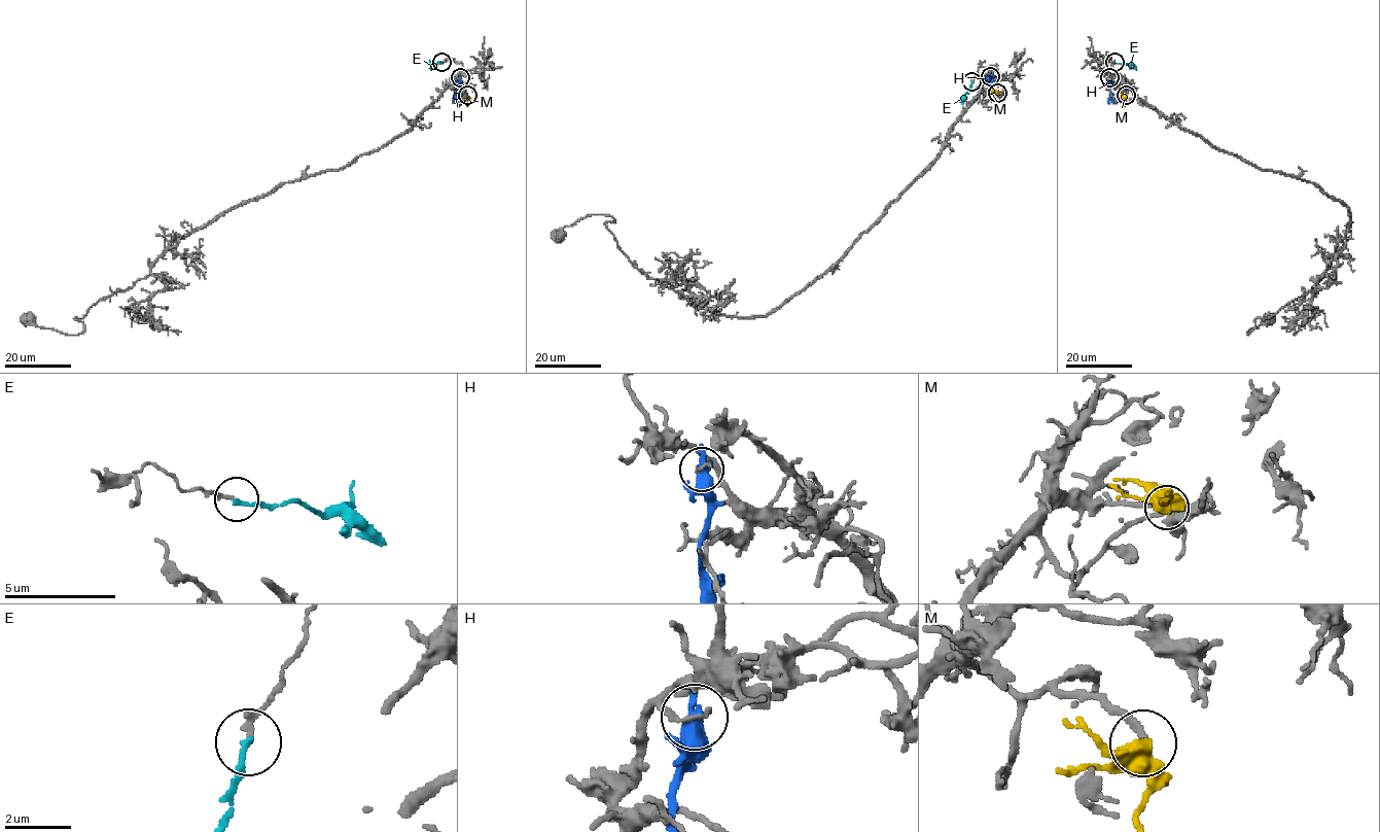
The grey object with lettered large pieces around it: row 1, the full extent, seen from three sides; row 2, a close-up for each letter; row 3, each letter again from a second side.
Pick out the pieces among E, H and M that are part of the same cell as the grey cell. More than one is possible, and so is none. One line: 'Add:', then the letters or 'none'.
Add: M

